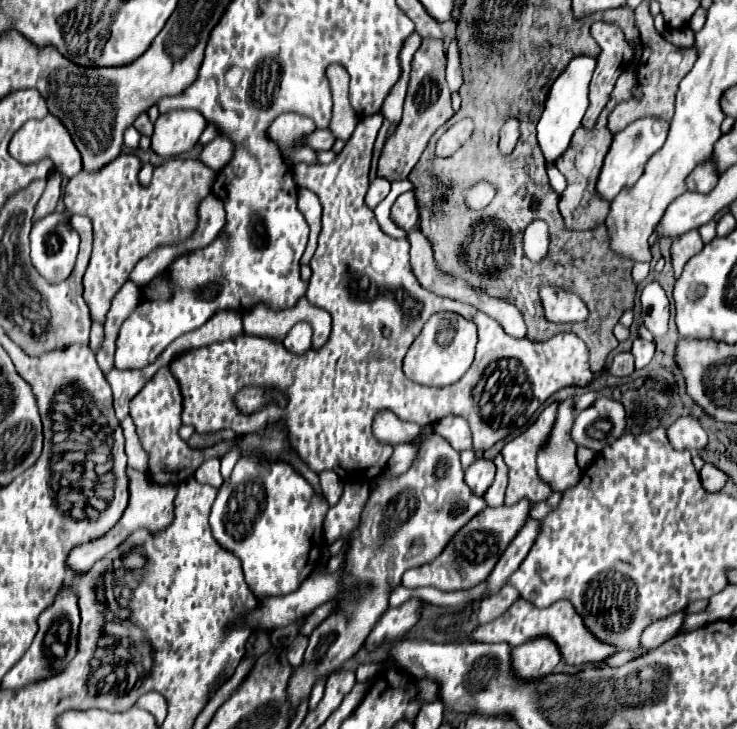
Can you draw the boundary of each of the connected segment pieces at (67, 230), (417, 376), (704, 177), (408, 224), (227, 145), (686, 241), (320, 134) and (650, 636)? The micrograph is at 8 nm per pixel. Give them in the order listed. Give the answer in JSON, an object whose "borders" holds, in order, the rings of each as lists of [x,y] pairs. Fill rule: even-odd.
{"borders":[[[[50,213],[32,225],[32,231],[30,231],[32,265],[50,283],[60,283],[64,277],[68,277],[72,273],[72,267],[74,267],[76,255],[78,255],[78,245],[80,245],[80,237],[70,227],[70,219],[64,213]]],[[[436,313],[428,319],[420,335],[410,345],[406,357],[404,357],[404,373],[410,381],[416,381],[420,385],[430,387],[446,387],[462,379],[462,375],[470,369],[474,361],[474,347],[478,343],[476,337],[476,325],[460,315],[450,313]],[[446,331],[446,339],[440,341],[440,333]]],[[[708,161],[704,167],[696,167],[696,171],[692,171],[692,175],[688,175],[686,185],[688,191],[696,191],[696,193],[710,193],[718,183],[718,175],[714,171],[714,163]]],[[[412,191],[400,195],[392,207],[392,221],[404,231],[412,231],[418,225],[418,205]]],[[[216,137],[202,149],[198,161],[210,167],[212,171],[220,171],[224,163],[228,163],[228,157],[232,157],[232,143],[224,137]]],[[[688,231],[672,241],[672,265],[674,265],[674,277],[678,279],[686,261],[692,259],[696,253],[700,253],[704,247],[698,231]]],[[[316,129],[310,137],[308,137],[308,145],[314,149],[314,151],[328,151],[332,149],[336,137],[332,135],[332,131],[320,131]]],[[[684,611],[676,613],[676,615],[668,615],[656,623],[650,623],[644,631],[642,631],[642,645],[646,649],[656,649],[660,647],[664,641],[672,639],[678,629],[682,627],[682,621],[684,621]]]]}

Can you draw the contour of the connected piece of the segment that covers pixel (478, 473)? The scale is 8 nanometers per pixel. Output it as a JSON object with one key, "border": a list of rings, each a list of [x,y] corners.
{"border":[[[476,459],[466,469],[466,483],[476,495],[484,495],[494,481],[494,463],[490,459]]]}

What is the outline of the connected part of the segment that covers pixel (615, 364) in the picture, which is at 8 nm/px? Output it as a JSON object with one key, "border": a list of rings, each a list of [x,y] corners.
{"border":[[[618,353],[610,365],[606,367],[606,373],[608,375],[614,375],[614,377],[628,377],[634,373],[634,359],[630,353]]]}

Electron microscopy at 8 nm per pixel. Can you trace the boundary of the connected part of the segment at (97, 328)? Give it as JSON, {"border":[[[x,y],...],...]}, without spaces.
{"border":[[[92,321],[92,329],[90,329],[90,347],[92,347],[94,351],[98,351],[98,347],[100,347],[100,343],[102,343],[102,335],[104,335],[102,325],[100,325],[98,321]]]}

